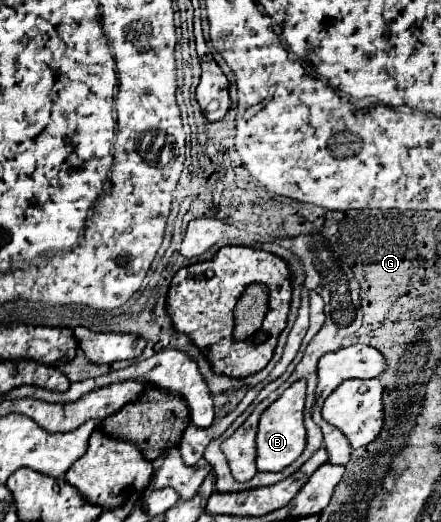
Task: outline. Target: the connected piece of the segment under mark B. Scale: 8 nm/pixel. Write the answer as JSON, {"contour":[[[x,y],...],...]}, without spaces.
{"contour":[[[295,381],[285,393],[263,411],[257,431],[257,469],[259,471],[283,471],[291,465],[305,449],[305,425],[303,425],[303,405],[305,405],[305,381]]]}

